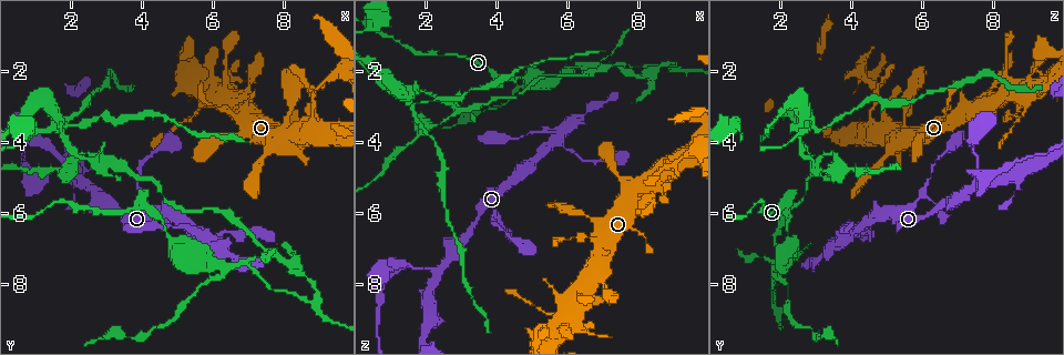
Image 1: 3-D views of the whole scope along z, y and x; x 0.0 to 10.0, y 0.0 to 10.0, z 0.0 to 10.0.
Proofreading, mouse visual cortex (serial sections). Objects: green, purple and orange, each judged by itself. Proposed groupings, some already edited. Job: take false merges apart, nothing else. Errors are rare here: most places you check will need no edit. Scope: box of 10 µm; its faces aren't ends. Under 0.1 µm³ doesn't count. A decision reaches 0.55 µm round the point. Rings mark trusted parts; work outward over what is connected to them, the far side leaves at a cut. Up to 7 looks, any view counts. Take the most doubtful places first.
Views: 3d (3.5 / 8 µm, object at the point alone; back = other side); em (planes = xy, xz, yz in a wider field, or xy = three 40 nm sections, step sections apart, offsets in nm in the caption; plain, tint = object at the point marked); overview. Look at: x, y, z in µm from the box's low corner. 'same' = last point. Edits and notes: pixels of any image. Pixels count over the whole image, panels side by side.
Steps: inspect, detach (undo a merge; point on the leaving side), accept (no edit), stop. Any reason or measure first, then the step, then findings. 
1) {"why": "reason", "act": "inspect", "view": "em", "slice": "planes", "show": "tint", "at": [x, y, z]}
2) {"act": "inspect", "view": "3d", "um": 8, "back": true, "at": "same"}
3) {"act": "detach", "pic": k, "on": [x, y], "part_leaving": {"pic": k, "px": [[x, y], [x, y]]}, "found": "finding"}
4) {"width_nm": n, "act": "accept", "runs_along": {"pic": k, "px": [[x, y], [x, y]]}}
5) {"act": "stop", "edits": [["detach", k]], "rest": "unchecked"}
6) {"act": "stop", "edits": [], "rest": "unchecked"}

{"why": "thin arm on a thick one", "act": "inspect", "view": "3d", "um": 3.5, "back": true, "at": [6.00, 7.40, 1.90]}

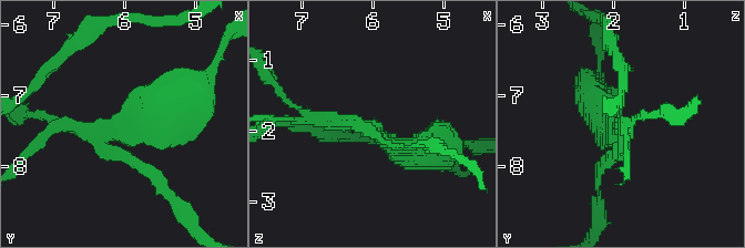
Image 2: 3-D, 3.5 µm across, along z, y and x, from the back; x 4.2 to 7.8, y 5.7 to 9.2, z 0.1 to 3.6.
{"arms": 3, "arm_widths_nm": [100, 200, 500], "why": "need the tissue", "act": "inspect", "view": "em", "slice": "xy", "step": 5, "show": "tint", "at": [6.00, 7.45, 2.00]}

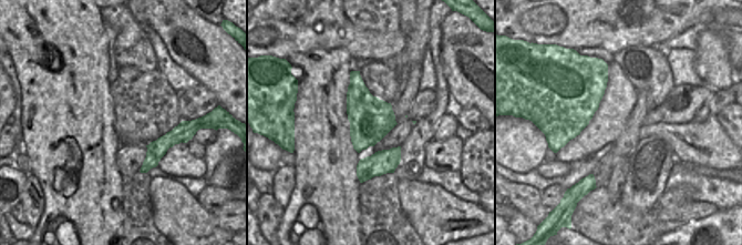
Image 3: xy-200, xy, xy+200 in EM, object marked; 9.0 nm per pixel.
{"act": "detach", "pic": 2, "on": [151, 174], "found": "two cells meet here"}

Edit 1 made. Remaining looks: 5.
{"why": "a narrow waist", "act": "inspect", "view": "3d", "um": 8, "at": [8.80, 2.55, 4.70]}

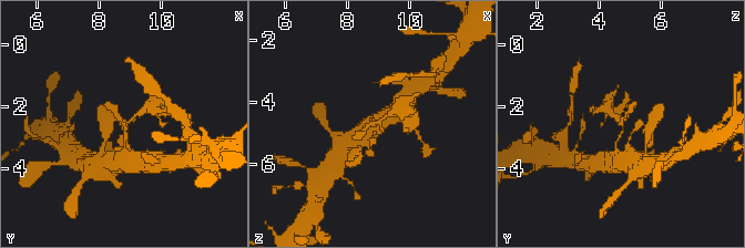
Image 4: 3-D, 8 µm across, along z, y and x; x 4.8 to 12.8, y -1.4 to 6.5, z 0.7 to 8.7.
{"act": "inspect", "view": "em", "slice": "planes", "show": "tint", "at": "same"}

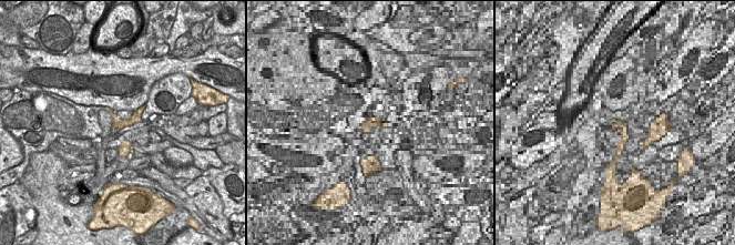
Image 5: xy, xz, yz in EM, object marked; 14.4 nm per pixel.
{"act": "accept", "found": "one cell here"}

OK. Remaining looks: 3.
{"act": "stop", "edits": [["detach", 2]], "rest": "unchecked"}

